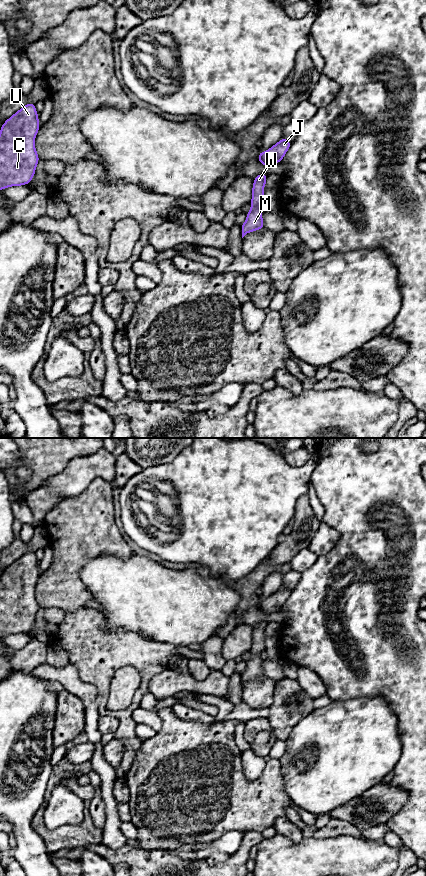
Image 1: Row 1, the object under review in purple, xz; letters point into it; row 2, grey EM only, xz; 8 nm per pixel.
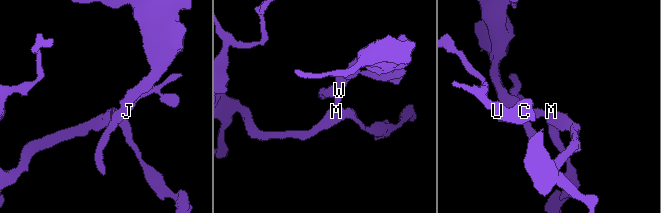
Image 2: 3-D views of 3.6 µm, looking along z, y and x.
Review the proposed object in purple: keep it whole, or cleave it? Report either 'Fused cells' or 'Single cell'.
Single cell

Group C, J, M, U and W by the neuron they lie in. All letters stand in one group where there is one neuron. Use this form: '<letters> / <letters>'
C J M U W

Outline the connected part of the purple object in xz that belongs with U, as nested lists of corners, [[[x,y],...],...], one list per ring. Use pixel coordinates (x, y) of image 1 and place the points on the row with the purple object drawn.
[[[27,103],[0,129],[0,190],[28,185],[40,158],[34,140],[40,128],[35,104]]]

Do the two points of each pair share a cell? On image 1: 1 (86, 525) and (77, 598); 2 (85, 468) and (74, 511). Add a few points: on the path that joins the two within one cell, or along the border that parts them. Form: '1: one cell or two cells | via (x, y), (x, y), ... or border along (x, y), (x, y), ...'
1: one cell | via (74, 543), (72, 549), (72, 580)
2: two cells | border along (94, 479), (80, 494), (64, 497), (56, 504)

